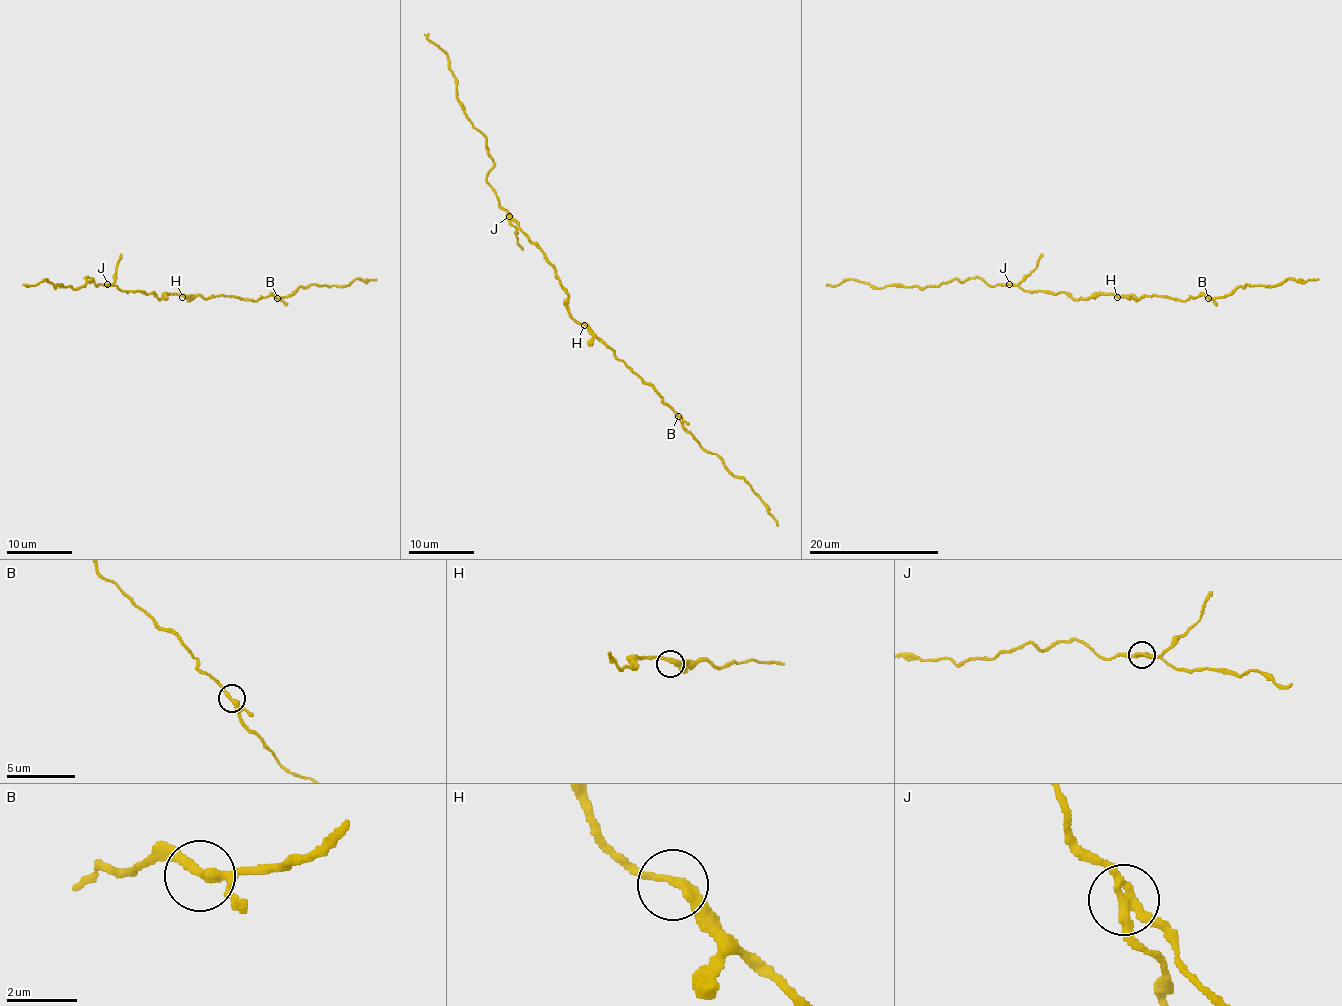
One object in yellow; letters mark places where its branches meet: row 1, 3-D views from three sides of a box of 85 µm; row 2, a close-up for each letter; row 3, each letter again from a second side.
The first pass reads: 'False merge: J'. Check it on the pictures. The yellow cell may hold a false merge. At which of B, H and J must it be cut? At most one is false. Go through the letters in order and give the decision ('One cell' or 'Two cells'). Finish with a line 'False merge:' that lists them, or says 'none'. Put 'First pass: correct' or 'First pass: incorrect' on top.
First pass: correct
B: One cell
H: One cell
J: Two cells
False merge: J

